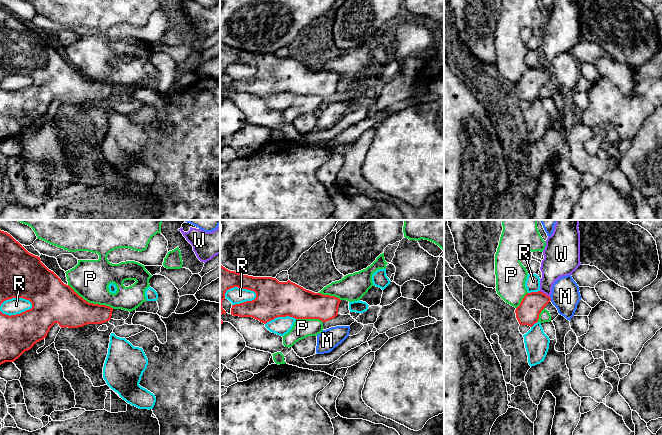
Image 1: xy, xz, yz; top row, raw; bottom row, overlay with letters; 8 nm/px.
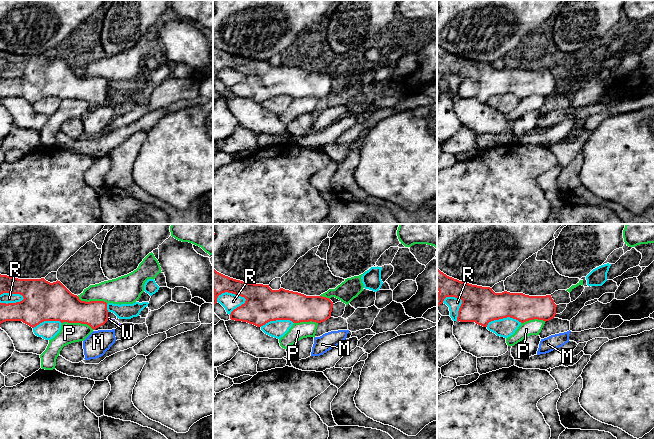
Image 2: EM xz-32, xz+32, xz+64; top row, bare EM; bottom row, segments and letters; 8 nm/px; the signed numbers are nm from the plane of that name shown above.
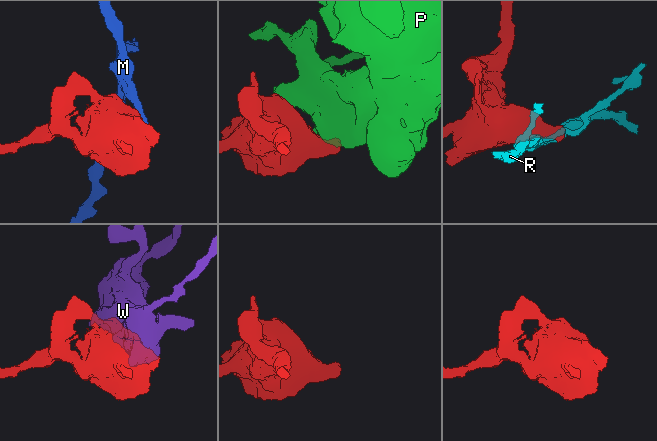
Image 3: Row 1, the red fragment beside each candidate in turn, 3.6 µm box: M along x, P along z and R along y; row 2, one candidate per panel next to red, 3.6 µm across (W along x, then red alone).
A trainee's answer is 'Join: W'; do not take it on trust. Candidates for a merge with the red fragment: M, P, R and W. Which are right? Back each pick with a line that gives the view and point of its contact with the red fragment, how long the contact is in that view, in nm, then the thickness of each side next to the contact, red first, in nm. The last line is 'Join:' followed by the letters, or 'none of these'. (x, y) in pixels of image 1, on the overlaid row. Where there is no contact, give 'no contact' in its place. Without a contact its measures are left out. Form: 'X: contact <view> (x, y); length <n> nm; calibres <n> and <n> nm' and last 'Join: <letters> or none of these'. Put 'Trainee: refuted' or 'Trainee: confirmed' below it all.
W: contact yz (545, 294); length 100 nm; calibres 190 and 200 nm
Join: W
Trainee: confirmed

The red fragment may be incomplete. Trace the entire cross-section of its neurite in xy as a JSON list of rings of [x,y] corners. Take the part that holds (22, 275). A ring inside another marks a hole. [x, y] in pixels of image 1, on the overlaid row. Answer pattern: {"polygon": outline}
{"polygon": [[[0,230],[0,306],[1,304],[12,298],[23,298],[32,303],[32,308],[16,315],[6,315],[0,311],[0,365],[5,362],[14,362],[25,351],[30,350],[37,342],[46,338],[50,328],[58,323],[61,328],[78,328],[87,324],[102,324],[111,319],[113,308],[106,305],[99,305],[89,303],[80,297],[69,285],[64,284],[61,279],[51,270],[49,270],[42,262],[40,257],[29,253],[18,241],[16,241],[10,234]]]}

